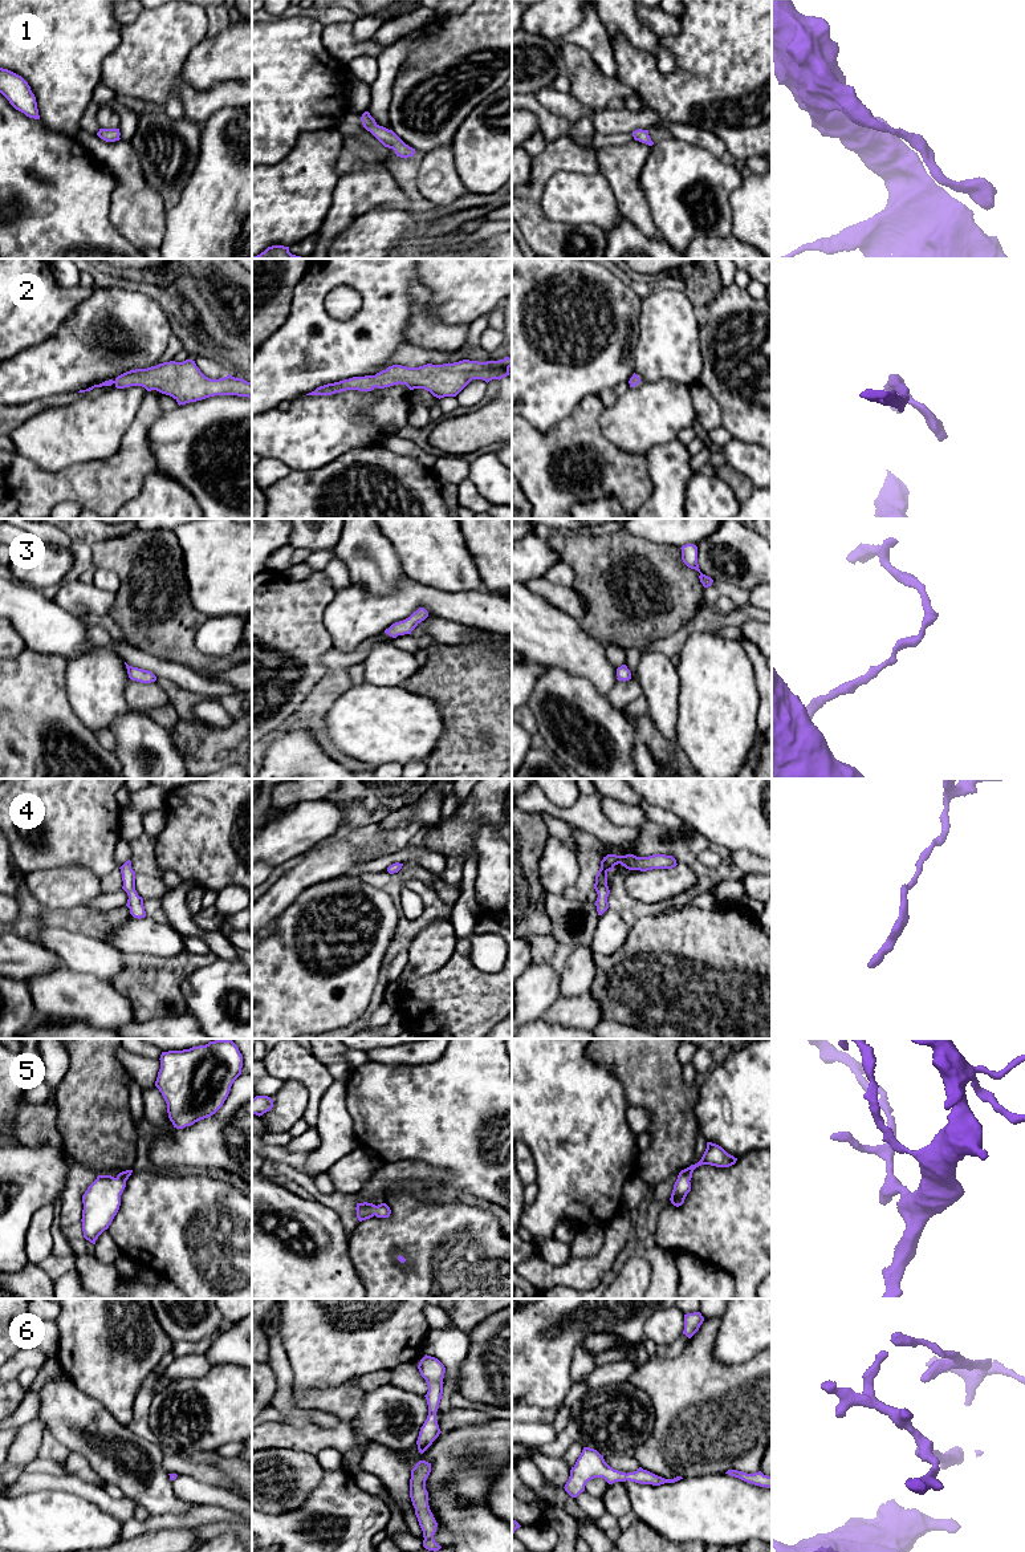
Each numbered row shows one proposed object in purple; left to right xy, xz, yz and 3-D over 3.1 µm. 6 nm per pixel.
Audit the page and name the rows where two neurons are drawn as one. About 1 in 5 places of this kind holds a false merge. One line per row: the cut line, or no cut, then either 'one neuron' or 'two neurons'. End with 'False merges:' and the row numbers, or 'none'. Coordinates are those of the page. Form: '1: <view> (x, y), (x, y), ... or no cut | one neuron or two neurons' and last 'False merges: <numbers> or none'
1: no cut | one neuron
2: no cut | one neuron
3: no cut | one neuron
4: no cut | one neuron
5: no cut | one neuron
6: no cut | one neuron
False merges: none

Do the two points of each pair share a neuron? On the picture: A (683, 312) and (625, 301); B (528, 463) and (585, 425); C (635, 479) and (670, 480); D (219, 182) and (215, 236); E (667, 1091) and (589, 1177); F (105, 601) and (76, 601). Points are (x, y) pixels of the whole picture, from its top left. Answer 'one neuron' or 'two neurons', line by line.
A: two neurons
B: one neuron
C: two neurons
D: one neuron
E: two neurons
F: one neuron

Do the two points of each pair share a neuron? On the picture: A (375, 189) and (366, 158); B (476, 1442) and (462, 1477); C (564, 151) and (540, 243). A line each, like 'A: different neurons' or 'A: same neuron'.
A: different neurons
B: same neuron
C: same neuron

